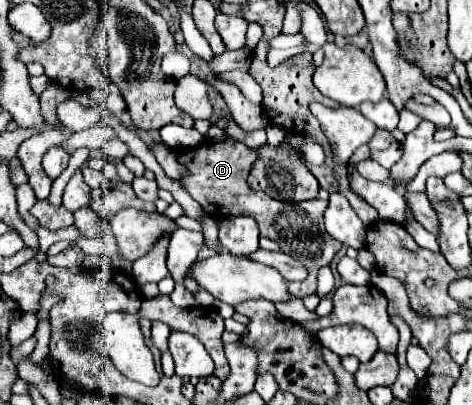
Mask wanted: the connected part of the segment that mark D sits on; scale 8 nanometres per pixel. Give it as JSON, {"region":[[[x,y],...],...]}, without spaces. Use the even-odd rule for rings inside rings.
{"region":[[[227,139],[225,143],[205,141],[195,149],[179,149],[177,161],[187,169],[185,179],[181,179],[183,189],[205,209],[205,213],[215,217],[227,217],[227,211],[239,211],[239,215],[253,217],[259,225],[261,235],[277,241],[283,253],[291,253],[309,269],[309,277],[305,281],[289,283],[291,295],[303,299],[317,293],[317,271],[329,265],[335,253],[341,249],[341,243],[333,241],[333,237],[325,233],[323,213],[329,201],[311,199],[301,203],[289,203],[271,199],[267,193],[253,191],[247,185],[247,175],[257,161],[257,151],[233,139]]]}

